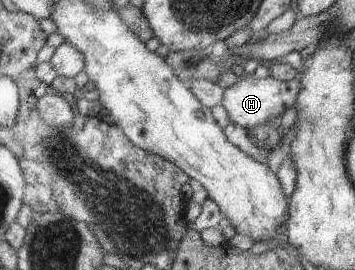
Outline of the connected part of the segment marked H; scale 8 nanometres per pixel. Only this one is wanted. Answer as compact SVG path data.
M249 74L238 78L237 82L226 88L224 92L224 102L222 106L226 110L232 123L242 126L242 128L254 128L268 124L282 116L288 108L292 108L297 103L297 96L302 90L300 78L295 76L291 81L282 82L272 78L272 76L263 79L256 79Z

